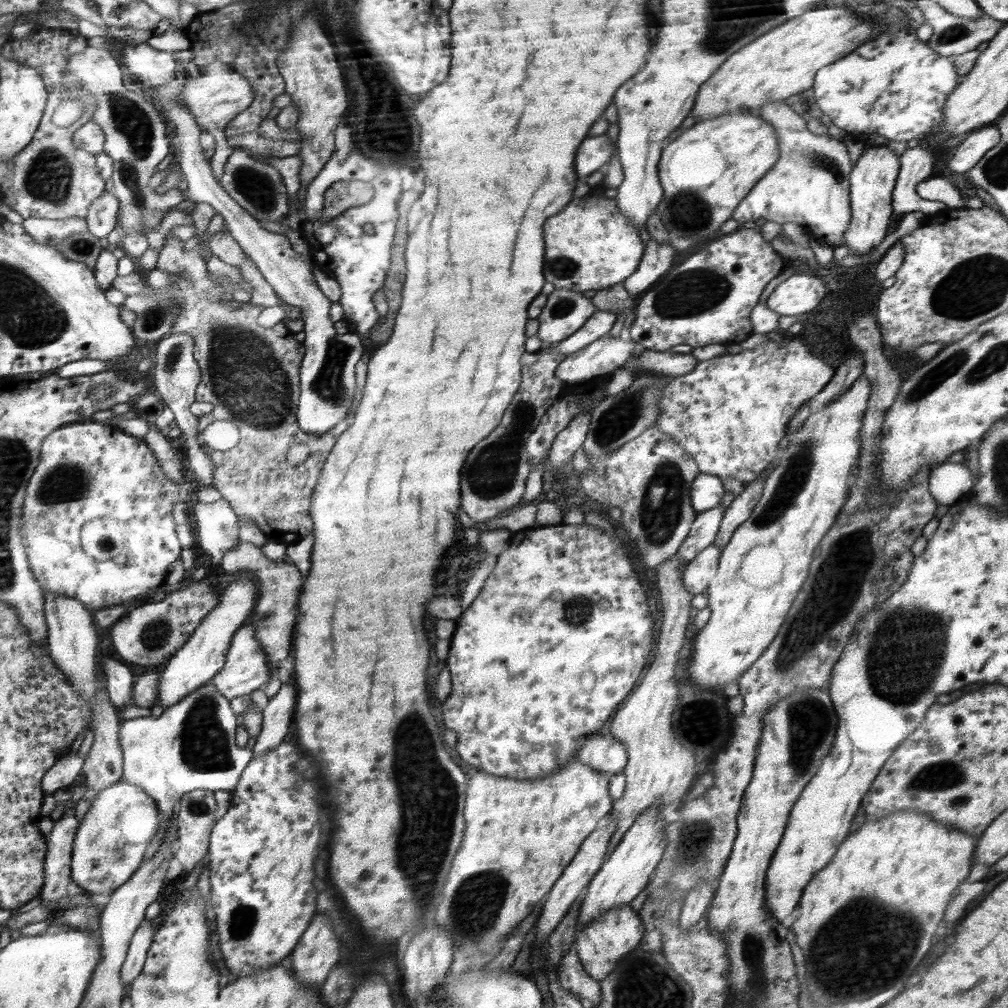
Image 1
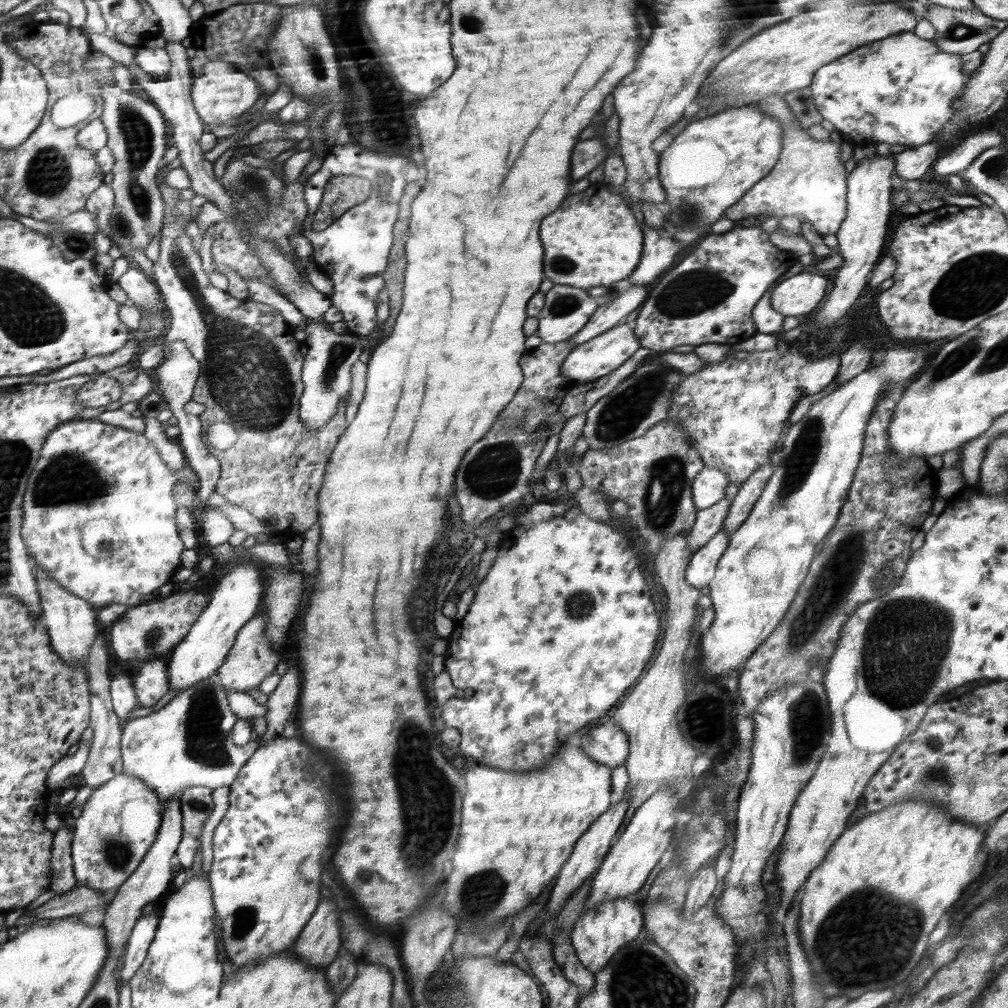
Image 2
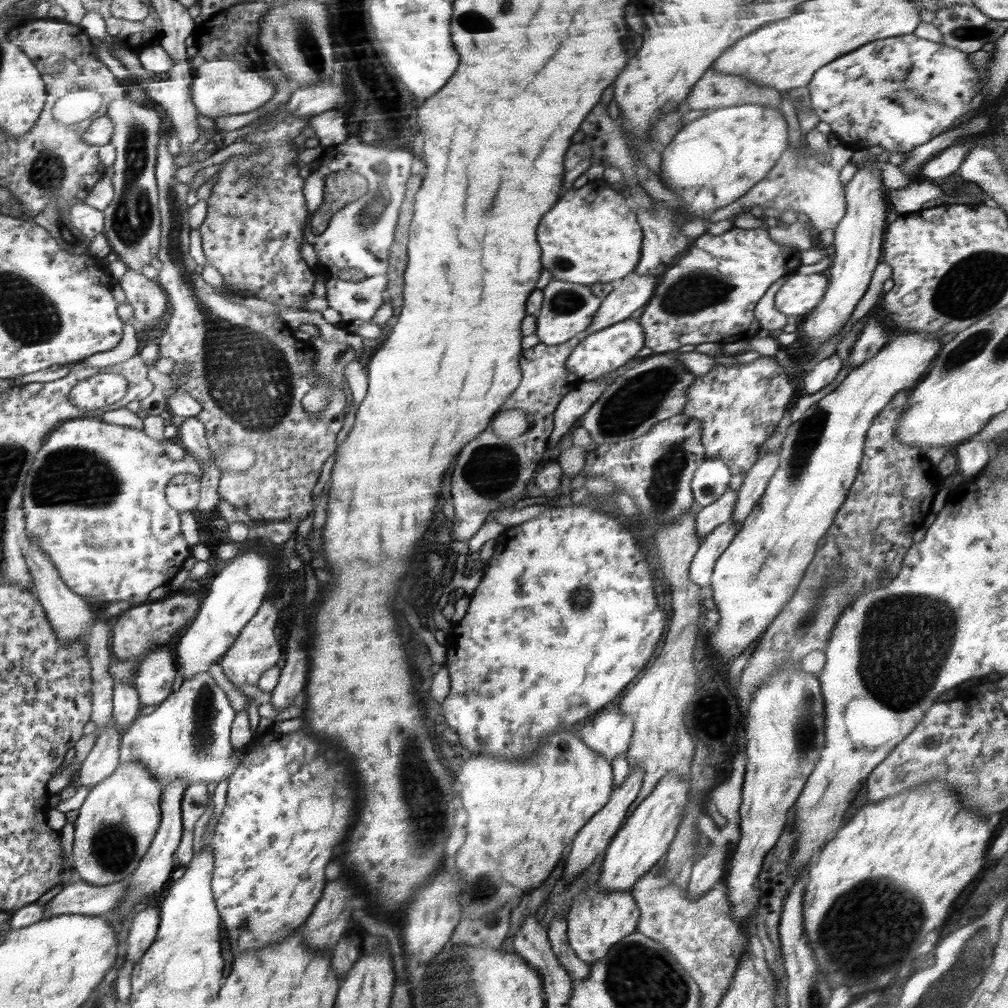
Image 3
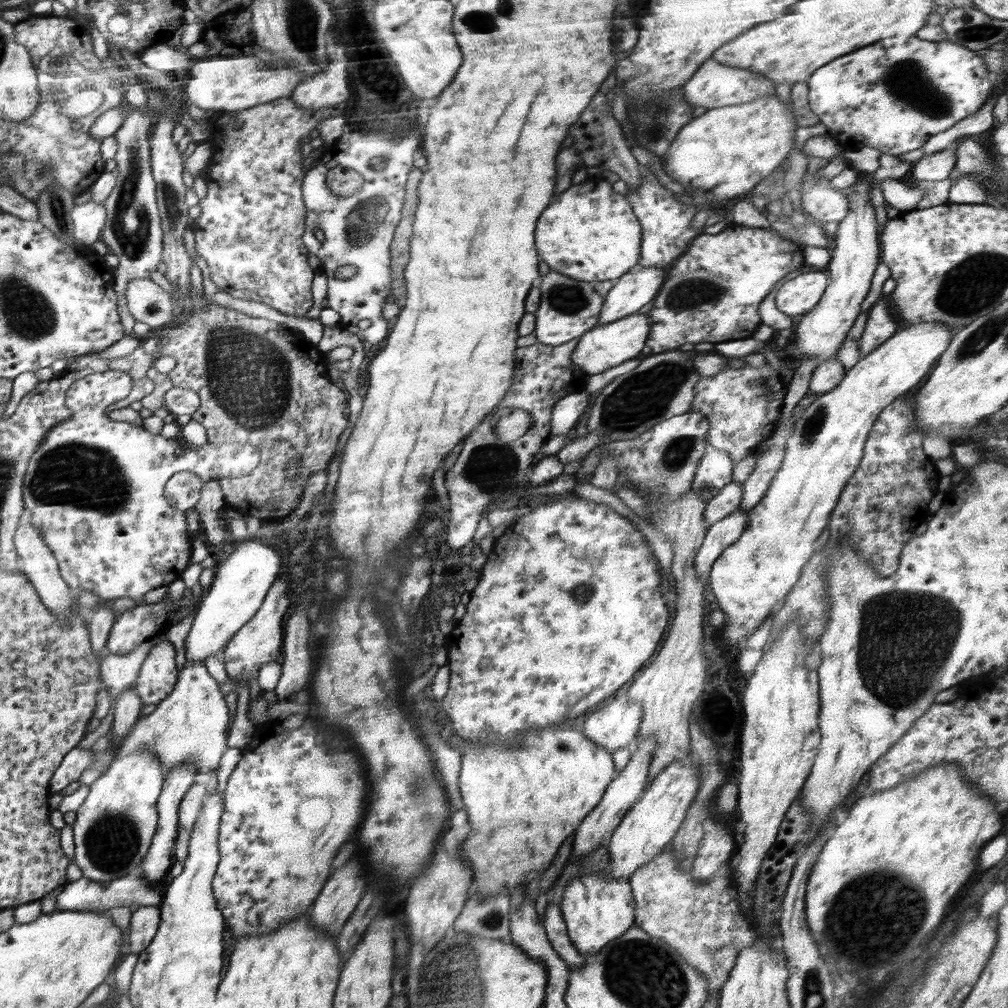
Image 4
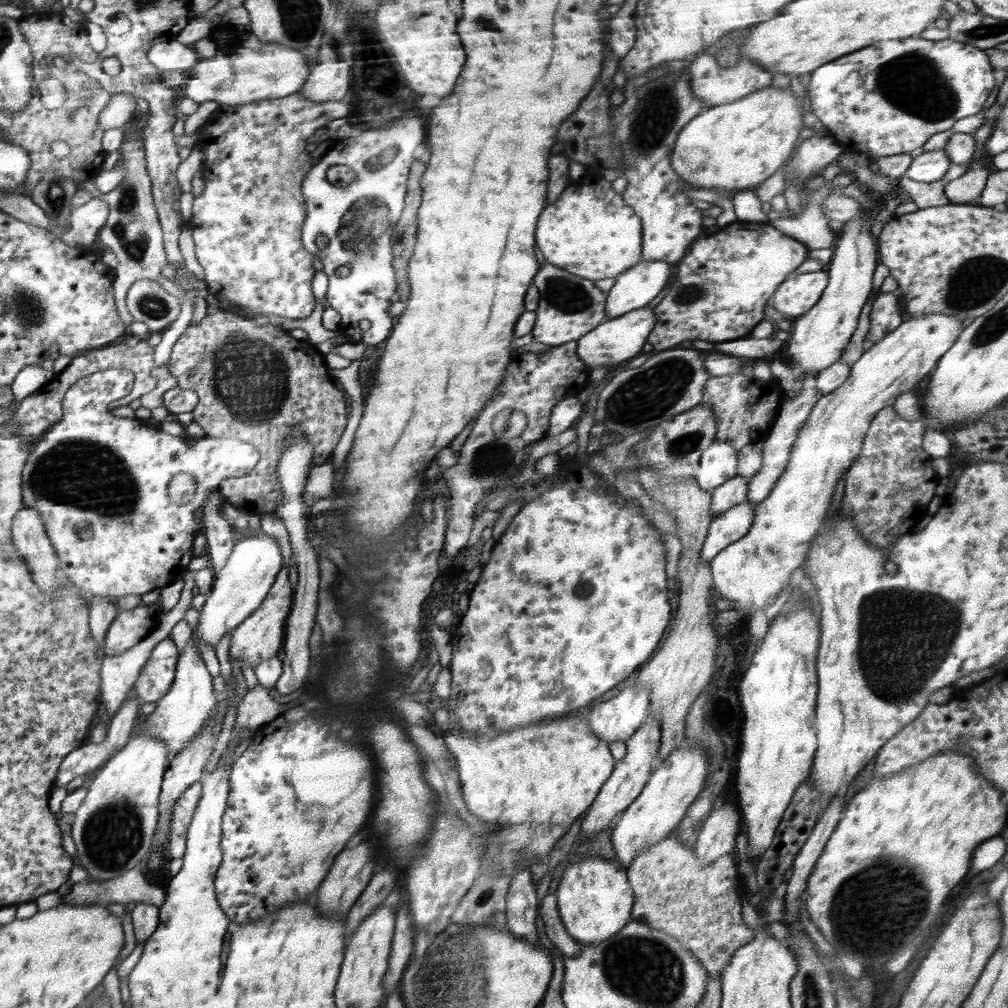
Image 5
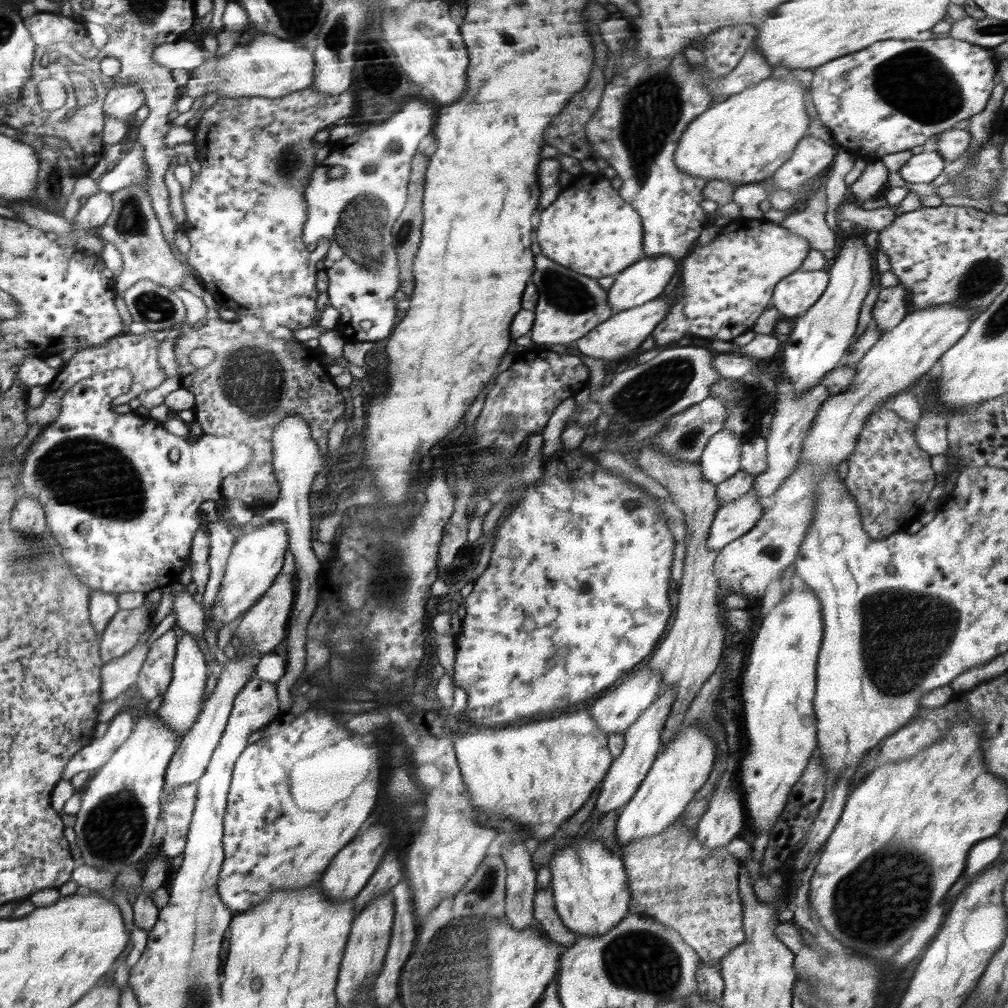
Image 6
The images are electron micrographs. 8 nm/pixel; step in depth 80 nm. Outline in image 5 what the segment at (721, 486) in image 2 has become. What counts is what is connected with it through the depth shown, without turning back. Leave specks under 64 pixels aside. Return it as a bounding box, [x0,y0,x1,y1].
[694,440,737,495]

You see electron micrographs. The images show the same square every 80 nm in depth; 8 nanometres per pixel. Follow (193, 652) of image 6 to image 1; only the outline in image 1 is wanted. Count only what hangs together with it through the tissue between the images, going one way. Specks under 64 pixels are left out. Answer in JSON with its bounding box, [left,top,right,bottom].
[118,681,254,858]

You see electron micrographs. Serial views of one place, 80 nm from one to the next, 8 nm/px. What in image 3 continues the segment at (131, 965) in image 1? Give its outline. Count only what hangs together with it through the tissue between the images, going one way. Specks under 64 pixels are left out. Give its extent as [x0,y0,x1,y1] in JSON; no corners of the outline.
[125,904,160,965]

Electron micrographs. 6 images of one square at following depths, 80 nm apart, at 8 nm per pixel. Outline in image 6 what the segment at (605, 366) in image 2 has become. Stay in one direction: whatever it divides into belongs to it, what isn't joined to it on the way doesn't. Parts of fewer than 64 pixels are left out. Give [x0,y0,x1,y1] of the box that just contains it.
[576,294,672,360]

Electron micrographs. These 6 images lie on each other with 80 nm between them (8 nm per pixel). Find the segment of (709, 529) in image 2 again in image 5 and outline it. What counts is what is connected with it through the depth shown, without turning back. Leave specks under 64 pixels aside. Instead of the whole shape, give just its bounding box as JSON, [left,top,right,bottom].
[711,475,750,517]

